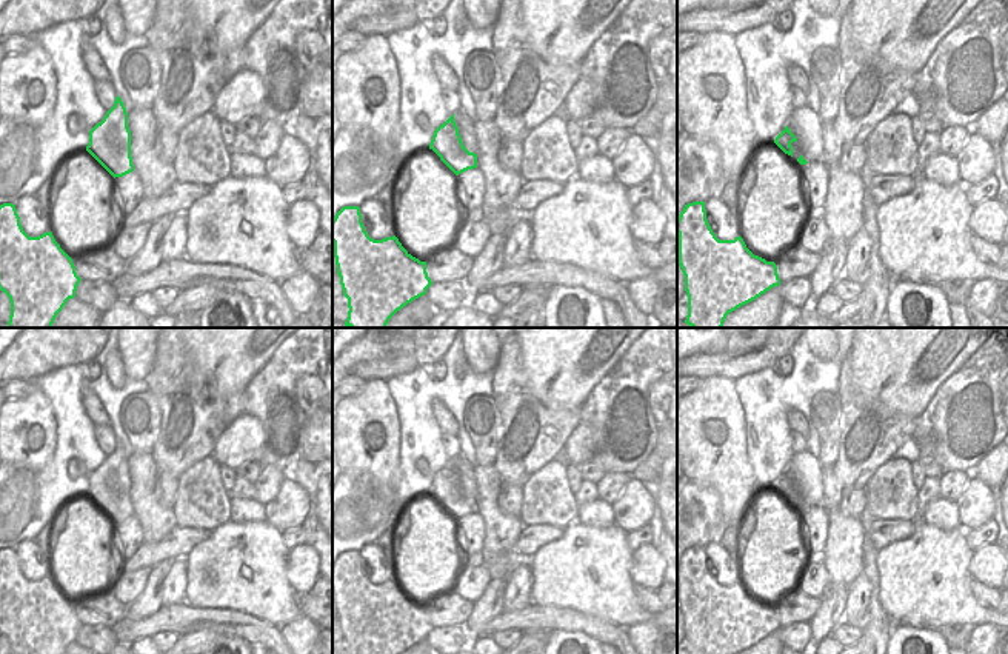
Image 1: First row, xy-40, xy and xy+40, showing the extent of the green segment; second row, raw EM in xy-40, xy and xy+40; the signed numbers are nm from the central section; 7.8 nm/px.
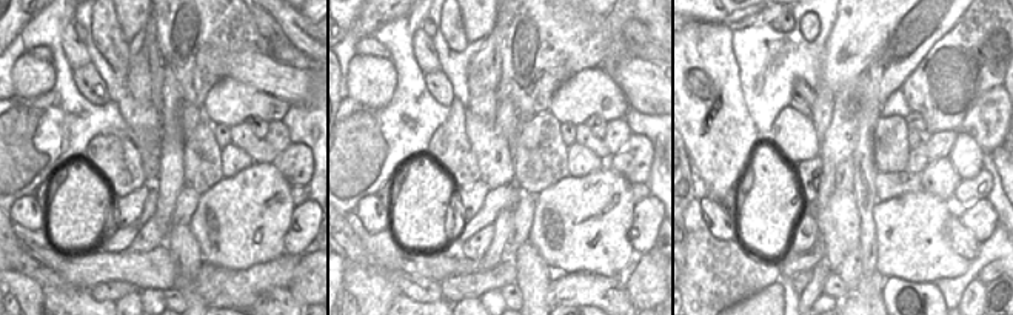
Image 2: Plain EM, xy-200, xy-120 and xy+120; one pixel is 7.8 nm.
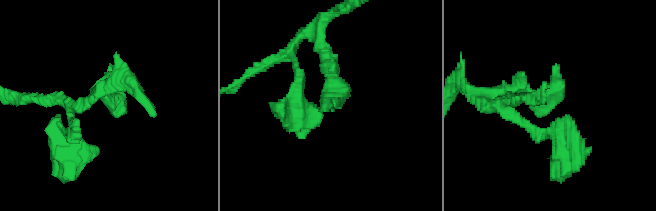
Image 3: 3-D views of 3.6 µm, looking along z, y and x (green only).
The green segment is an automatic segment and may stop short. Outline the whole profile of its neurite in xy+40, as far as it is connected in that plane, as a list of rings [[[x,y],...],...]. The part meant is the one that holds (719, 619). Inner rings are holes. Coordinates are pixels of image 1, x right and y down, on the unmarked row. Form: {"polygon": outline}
{"polygon": [[[705,546],[685,549],[677,563],[677,579],[688,654],[737,654],[780,629],[776,608],[754,600],[740,580],[734,585],[716,582],[706,565]]]}

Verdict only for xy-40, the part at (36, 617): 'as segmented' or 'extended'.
as segmented

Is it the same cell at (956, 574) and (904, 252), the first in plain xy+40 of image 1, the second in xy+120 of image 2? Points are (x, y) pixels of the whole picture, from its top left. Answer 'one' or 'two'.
one

